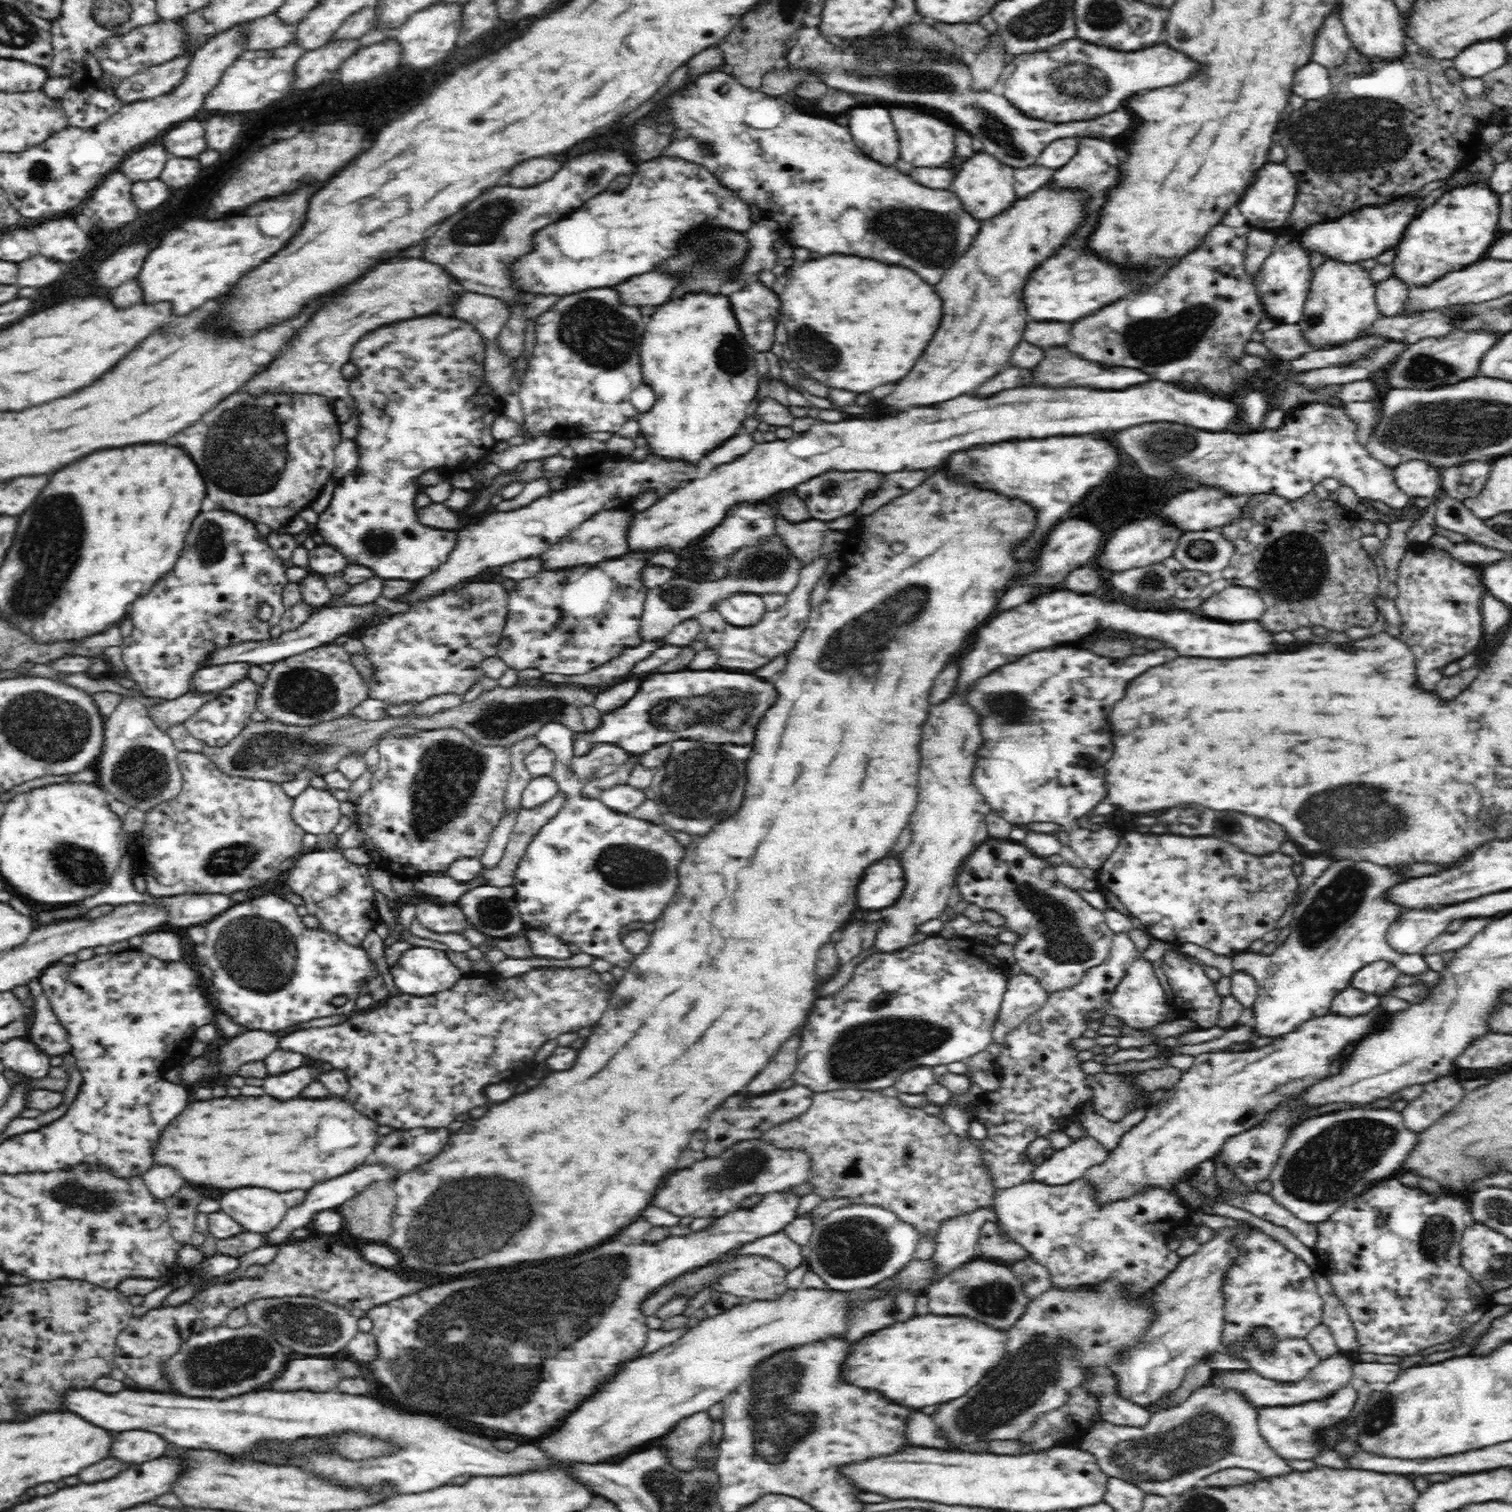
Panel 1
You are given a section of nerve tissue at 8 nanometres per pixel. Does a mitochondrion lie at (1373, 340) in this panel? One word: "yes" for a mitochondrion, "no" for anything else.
no

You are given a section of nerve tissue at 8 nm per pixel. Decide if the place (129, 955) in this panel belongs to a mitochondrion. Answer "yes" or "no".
no

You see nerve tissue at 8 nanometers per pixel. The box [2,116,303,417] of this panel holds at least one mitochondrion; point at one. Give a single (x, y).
(40, 171)

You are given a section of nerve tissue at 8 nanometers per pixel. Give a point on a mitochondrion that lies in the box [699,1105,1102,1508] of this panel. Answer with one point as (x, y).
(784, 1385)

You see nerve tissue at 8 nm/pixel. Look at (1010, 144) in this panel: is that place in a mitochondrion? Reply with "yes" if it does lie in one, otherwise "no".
yes

